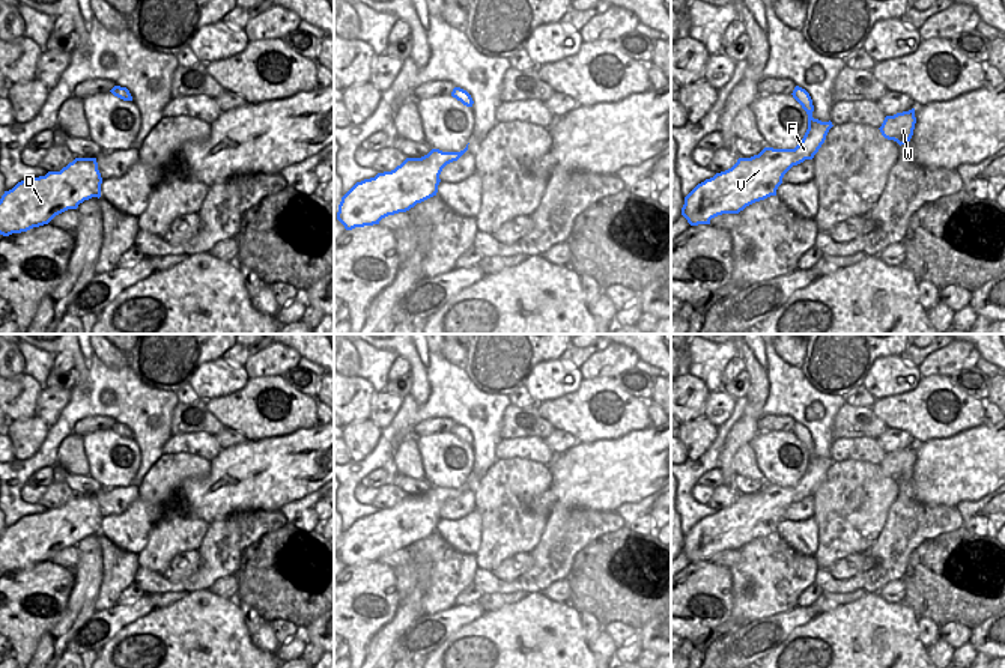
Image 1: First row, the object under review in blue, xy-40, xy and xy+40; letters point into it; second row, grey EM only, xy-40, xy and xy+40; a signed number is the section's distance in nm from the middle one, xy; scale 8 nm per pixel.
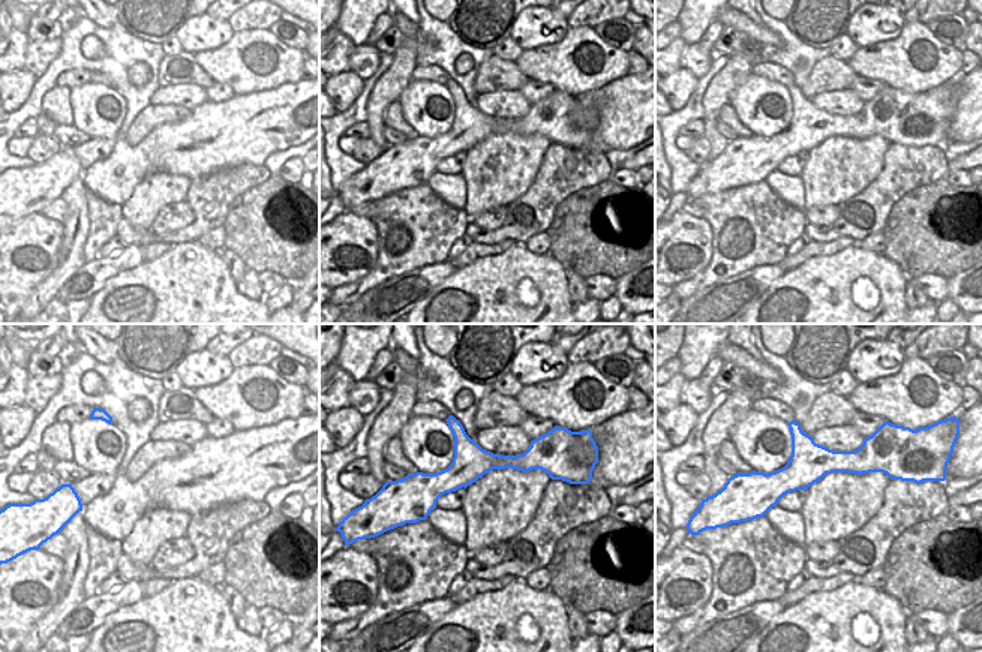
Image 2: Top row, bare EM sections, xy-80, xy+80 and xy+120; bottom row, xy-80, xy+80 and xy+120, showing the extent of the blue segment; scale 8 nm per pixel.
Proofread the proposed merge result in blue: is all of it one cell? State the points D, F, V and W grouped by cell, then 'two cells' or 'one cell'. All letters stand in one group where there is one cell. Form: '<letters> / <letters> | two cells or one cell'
D F V W | one cell

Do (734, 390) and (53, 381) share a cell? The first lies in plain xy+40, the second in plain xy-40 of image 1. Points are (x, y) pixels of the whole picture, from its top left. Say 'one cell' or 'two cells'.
one cell

